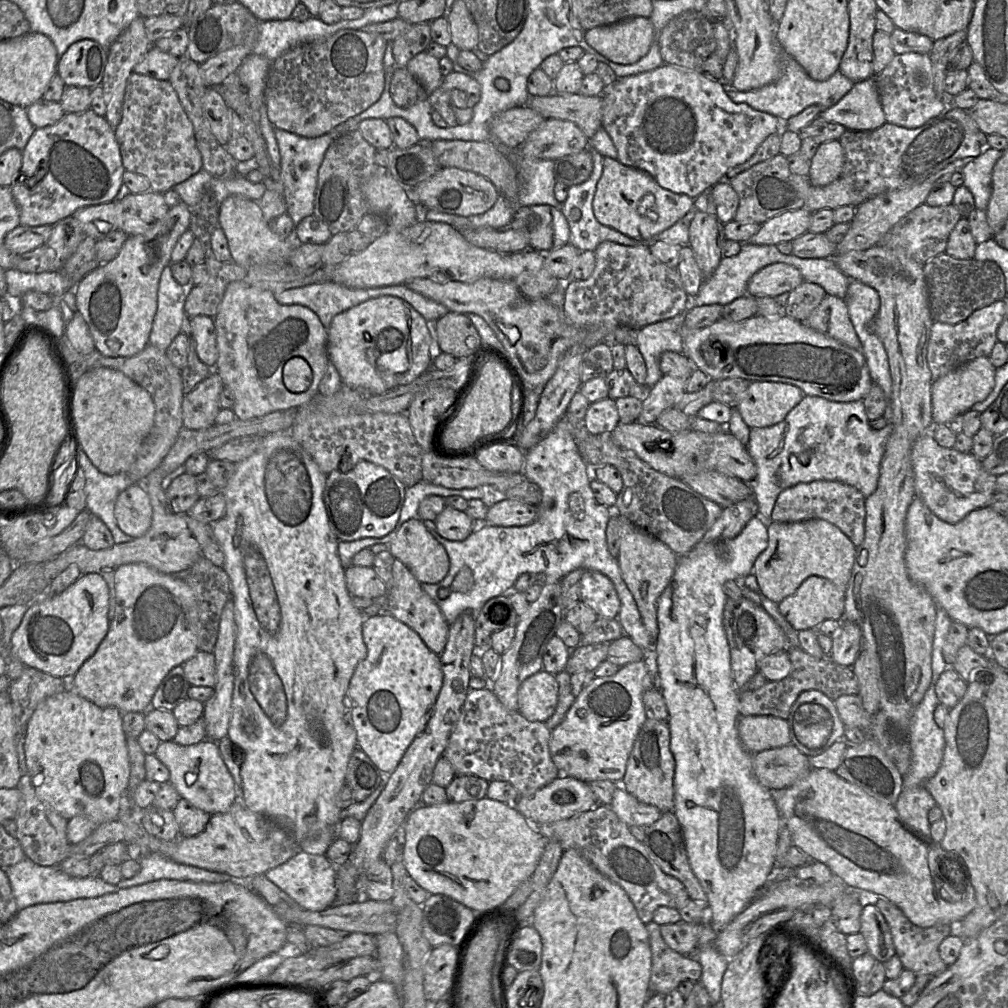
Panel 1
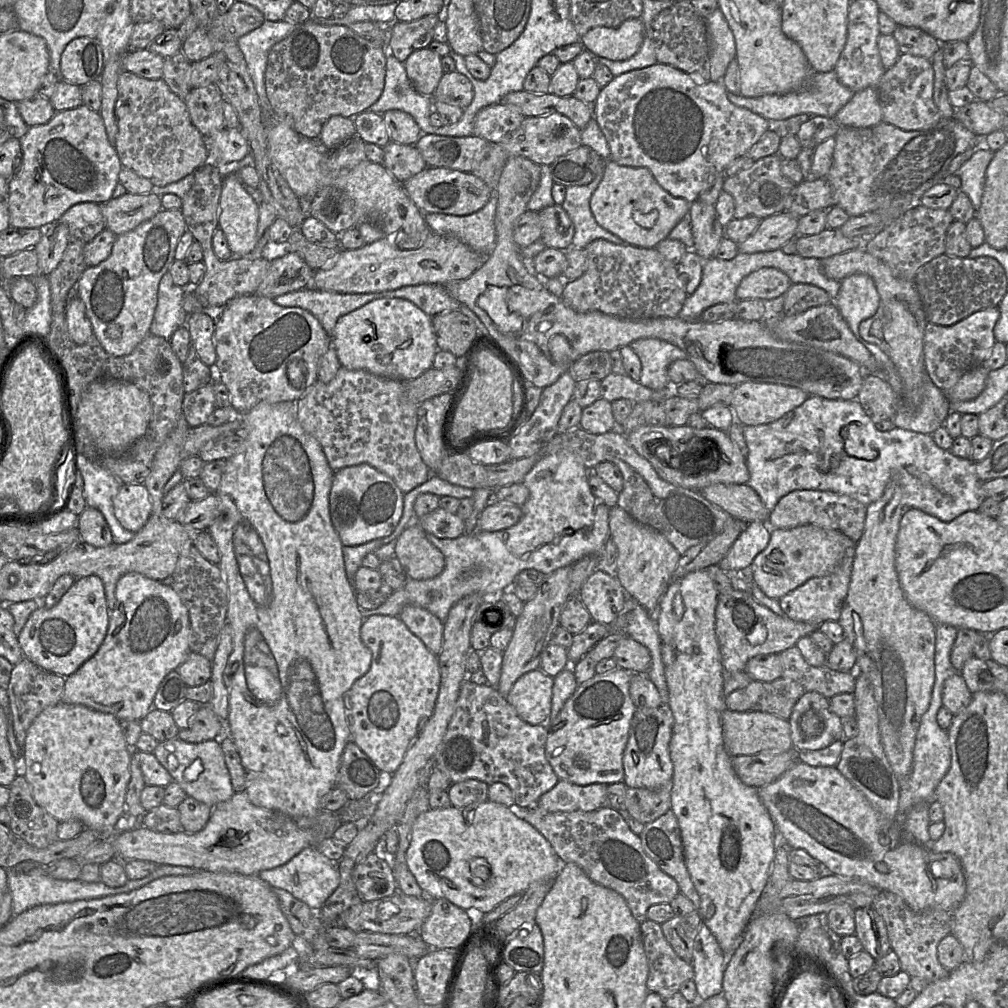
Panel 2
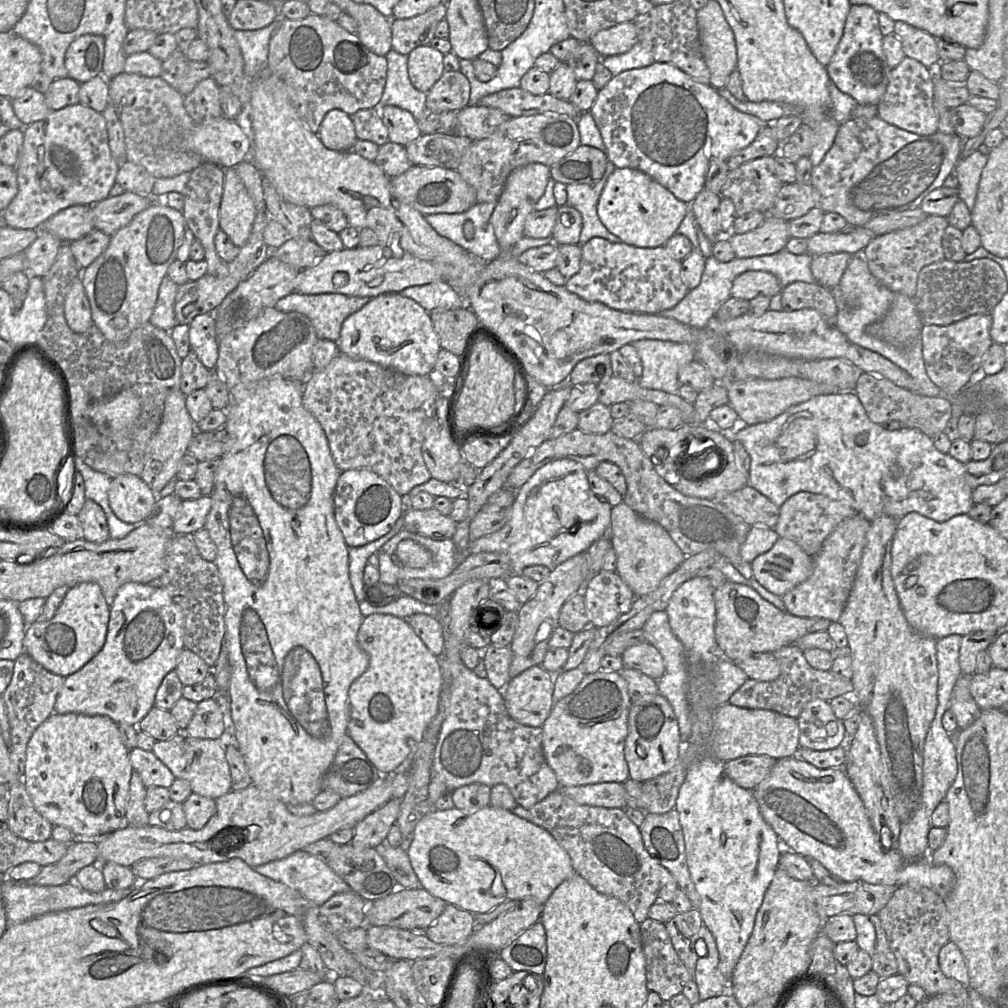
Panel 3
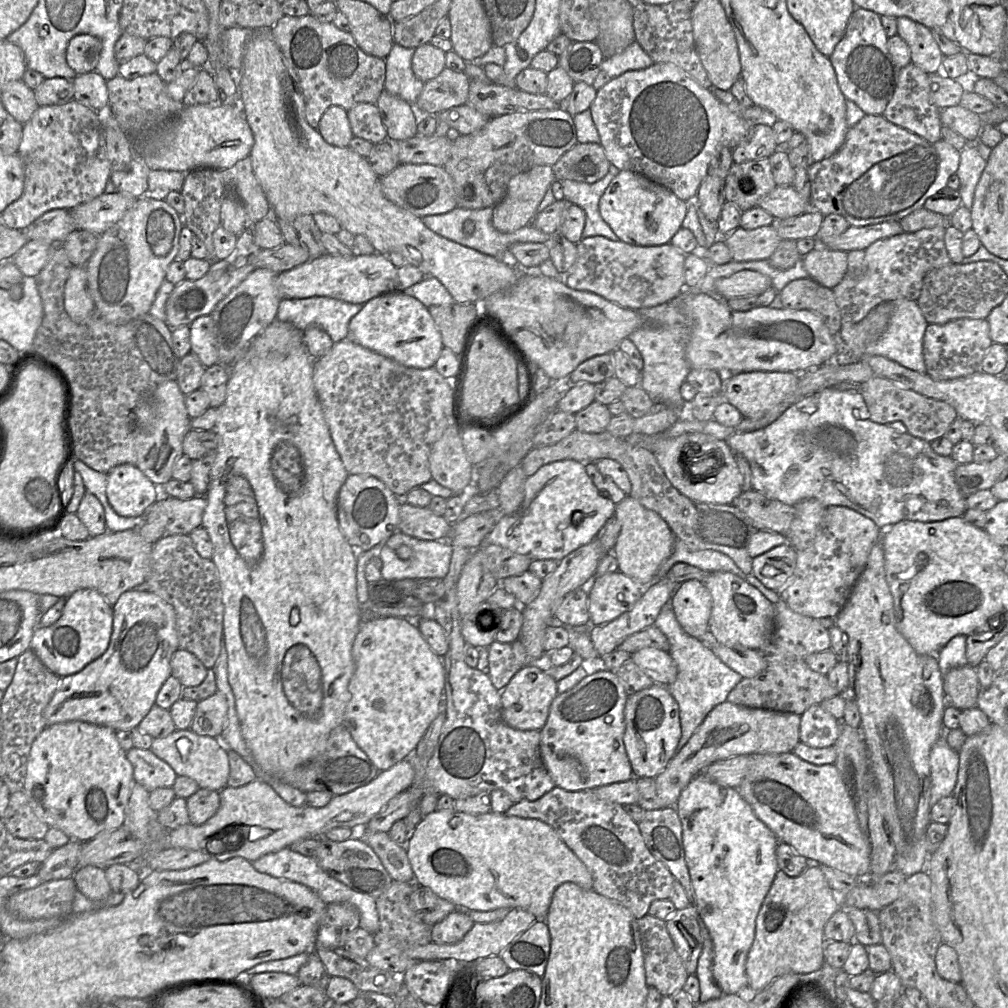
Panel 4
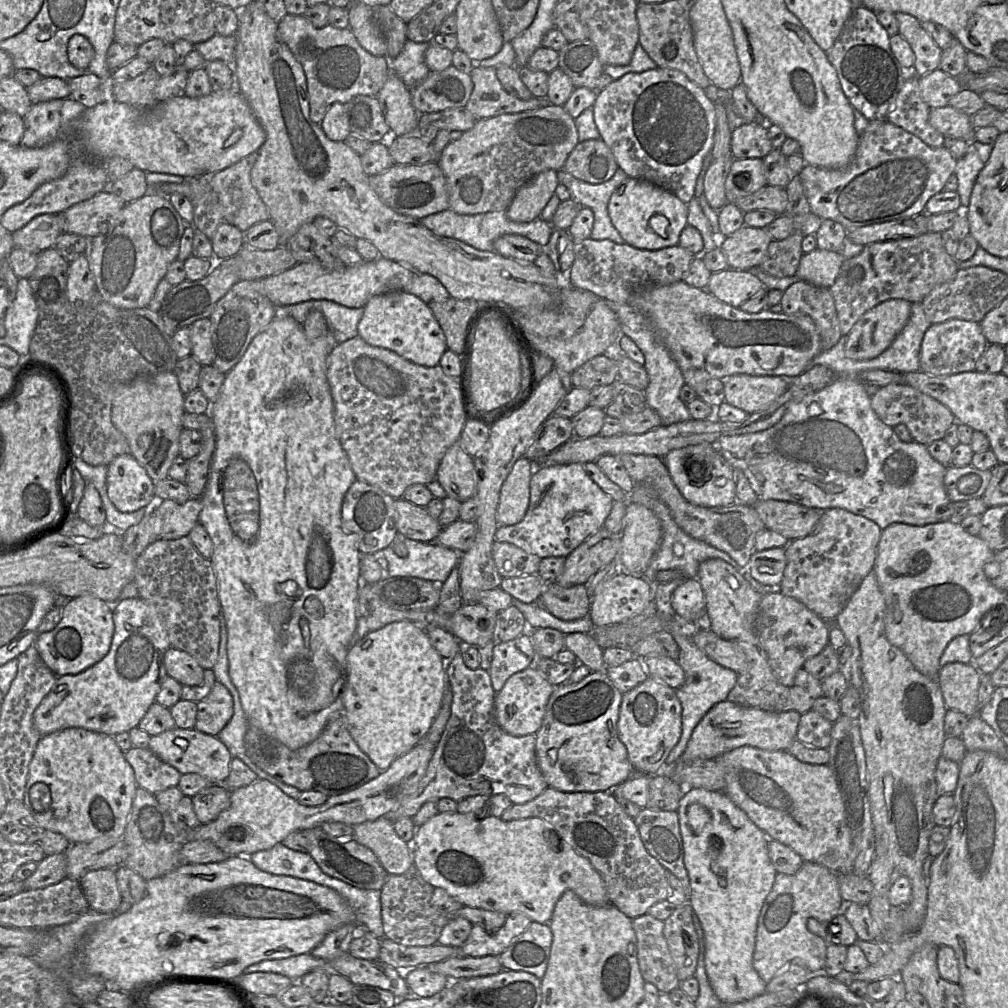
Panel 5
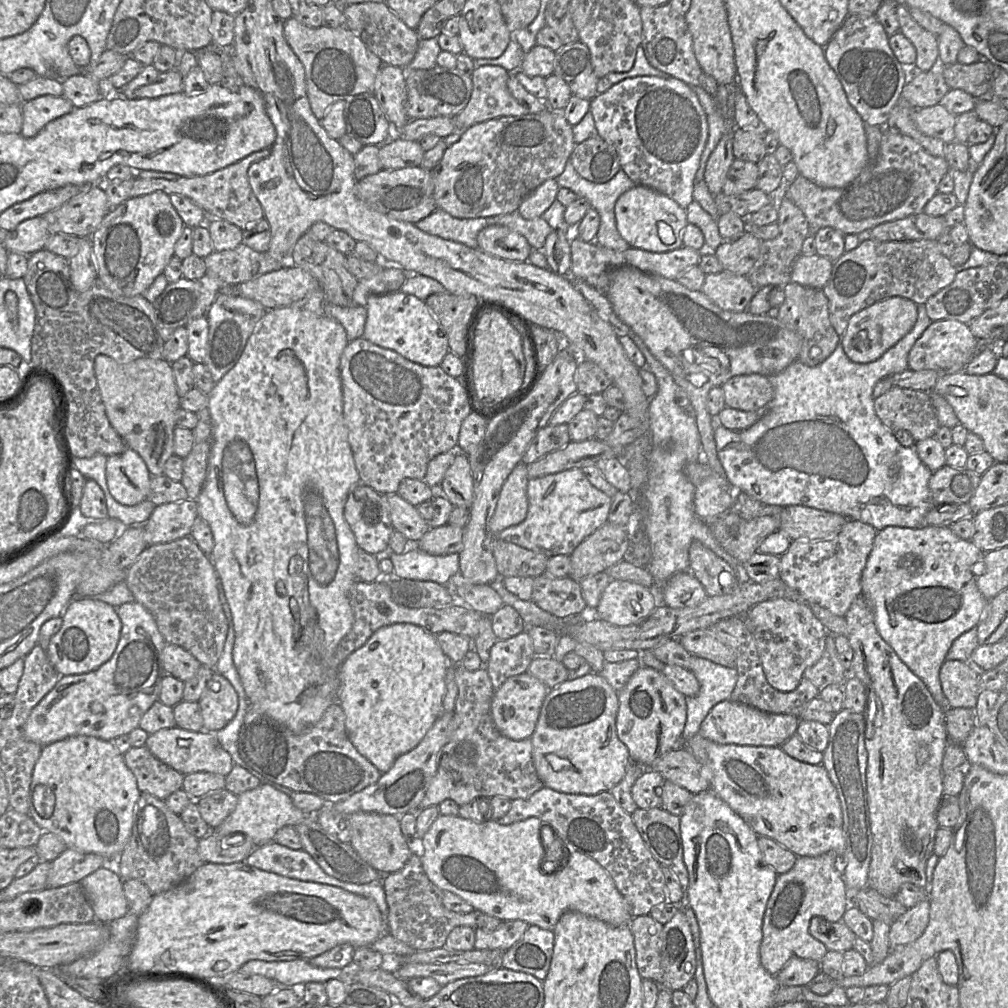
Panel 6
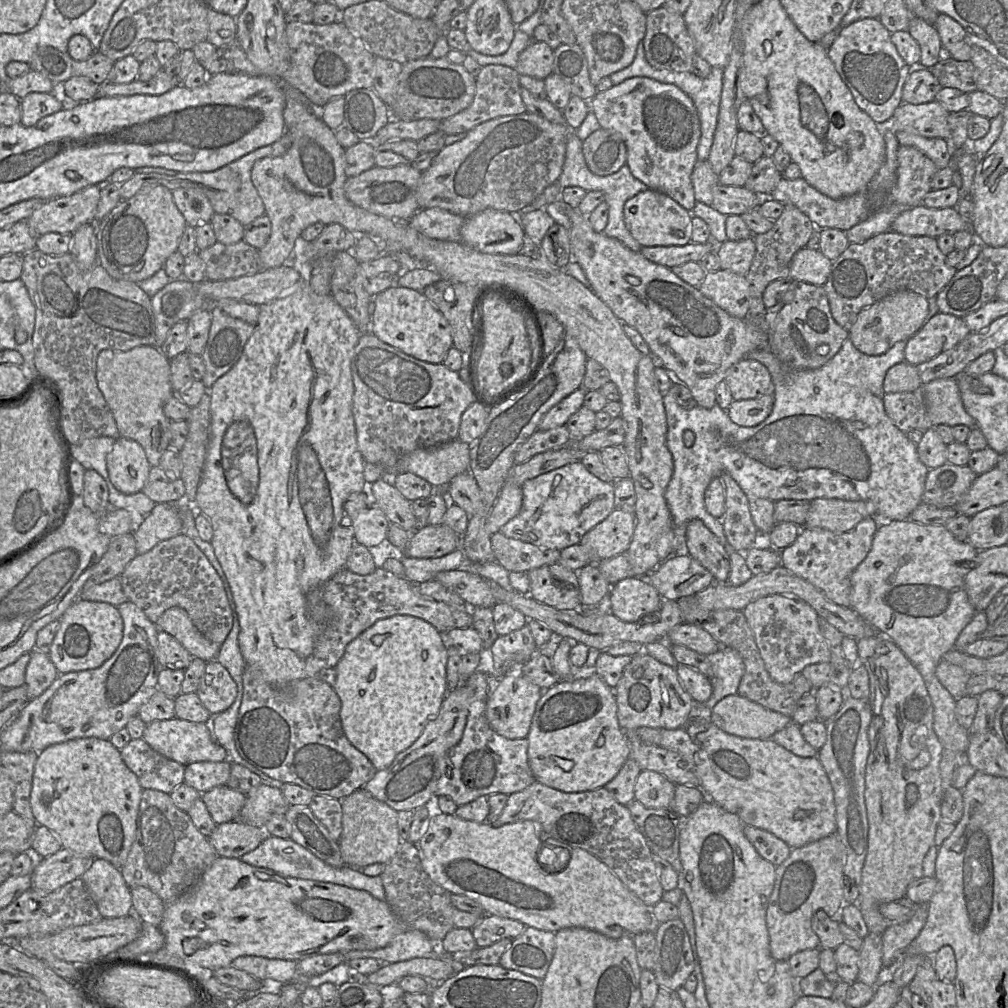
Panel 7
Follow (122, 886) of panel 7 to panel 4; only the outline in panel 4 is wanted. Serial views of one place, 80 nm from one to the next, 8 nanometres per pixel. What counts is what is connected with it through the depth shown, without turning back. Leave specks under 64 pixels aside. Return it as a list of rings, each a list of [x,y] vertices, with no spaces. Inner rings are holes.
[[[96,866],[78,867],[72,878],[77,891],[90,900],[104,900],[112,892],[103,868]]]

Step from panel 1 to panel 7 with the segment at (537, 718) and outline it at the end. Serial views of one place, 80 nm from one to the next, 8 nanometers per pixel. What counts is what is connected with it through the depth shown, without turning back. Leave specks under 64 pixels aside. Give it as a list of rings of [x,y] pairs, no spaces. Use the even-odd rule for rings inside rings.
[[[511,673],[491,687],[486,716],[492,729],[508,739],[527,738],[536,705],[544,690],[519,673]]]

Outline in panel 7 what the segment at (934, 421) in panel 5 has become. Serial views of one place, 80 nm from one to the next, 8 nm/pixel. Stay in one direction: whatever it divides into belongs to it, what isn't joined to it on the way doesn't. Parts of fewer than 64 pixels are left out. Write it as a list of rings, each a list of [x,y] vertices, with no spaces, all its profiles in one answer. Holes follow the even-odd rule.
[[[922,389],[884,394],[883,403],[887,416],[904,433],[912,430],[925,432],[934,428],[928,417]]]

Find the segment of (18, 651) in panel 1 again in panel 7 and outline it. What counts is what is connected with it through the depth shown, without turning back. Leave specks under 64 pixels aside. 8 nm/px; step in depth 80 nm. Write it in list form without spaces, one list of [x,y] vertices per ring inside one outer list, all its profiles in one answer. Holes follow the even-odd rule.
[[[78,598],[62,615],[48,656],[59,674],[94,669],[113,655],[122,638],[123,620],[118,607]]]

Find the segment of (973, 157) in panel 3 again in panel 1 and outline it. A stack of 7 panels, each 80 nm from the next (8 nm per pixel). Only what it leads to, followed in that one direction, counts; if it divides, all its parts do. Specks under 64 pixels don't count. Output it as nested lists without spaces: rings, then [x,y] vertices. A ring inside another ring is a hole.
[[[986,147],[962,169],[964,186],[974,197],[977,209],[986,211],[992,193],[992,172],[1003,151]]]

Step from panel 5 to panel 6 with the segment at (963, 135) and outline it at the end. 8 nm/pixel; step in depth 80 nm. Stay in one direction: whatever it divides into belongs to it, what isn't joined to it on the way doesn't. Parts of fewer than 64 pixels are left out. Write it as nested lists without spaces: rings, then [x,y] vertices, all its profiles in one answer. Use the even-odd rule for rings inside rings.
[[[942,105],[915,109],[912,120],[923,134],[938,138],[945,144],[955,142],[956,116]]]

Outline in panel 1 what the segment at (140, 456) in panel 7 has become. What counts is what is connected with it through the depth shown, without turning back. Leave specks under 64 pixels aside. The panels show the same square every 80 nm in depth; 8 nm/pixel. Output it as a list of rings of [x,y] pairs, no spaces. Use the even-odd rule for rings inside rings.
[[[134,483],[117,497],[114,514],[119,528],[133,538],[142,537],[152,524],[153,508],[141,483]]]

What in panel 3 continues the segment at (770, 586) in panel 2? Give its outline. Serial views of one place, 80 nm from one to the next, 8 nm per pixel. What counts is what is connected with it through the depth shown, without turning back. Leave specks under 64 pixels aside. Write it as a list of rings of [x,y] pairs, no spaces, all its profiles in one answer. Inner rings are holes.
[[[781,537],[770,550],[758,555],[751,562],[752,578],[766,590],[780,597],[804,582],[811,575],[812,568],[813,556],[805,553],[795,542]]]

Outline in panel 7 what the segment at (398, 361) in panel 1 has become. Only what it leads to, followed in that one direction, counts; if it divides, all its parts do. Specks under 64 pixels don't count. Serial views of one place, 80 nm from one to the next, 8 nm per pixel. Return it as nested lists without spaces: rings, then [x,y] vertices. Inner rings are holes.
[[[399,286],[373,297],[370,333],[413,358],[432,364],[443,363],[453,345],[451,328],[445,317],[422,292]]]

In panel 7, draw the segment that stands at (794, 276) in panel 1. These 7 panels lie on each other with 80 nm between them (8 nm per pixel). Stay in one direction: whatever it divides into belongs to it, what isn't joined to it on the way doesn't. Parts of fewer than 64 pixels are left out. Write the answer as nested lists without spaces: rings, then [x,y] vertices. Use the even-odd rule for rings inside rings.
[[[721,270],[707,272],[699,291],[717,306],[736,318],[747,318],[750,288],[745,276]]]

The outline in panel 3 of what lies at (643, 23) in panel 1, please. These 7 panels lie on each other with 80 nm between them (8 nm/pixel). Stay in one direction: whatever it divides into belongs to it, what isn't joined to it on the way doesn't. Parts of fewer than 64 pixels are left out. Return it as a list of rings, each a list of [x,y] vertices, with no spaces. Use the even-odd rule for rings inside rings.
[[[631,21],[600,30],[588,42],[601,57],[607,57],[626,53],[637,41],[637,28]]]

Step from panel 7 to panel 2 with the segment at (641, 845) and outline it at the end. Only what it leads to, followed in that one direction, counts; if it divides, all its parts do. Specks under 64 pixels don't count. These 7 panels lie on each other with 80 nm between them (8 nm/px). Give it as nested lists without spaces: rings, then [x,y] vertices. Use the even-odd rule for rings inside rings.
[[[509,806],[522,819],[530,823],[550,843],[558,857],[565,863],[574,863],[595,883],[619,893],[626,901],[633,917],[642,923],[647,919],[647,910],[655,904],[669,904],[680,893],[677,882],[647,856],[642,847],[641,839],[634,834],[623,816],[617,810],[606,807],[598,810],[583,812],[551,813],[538,808]]]

